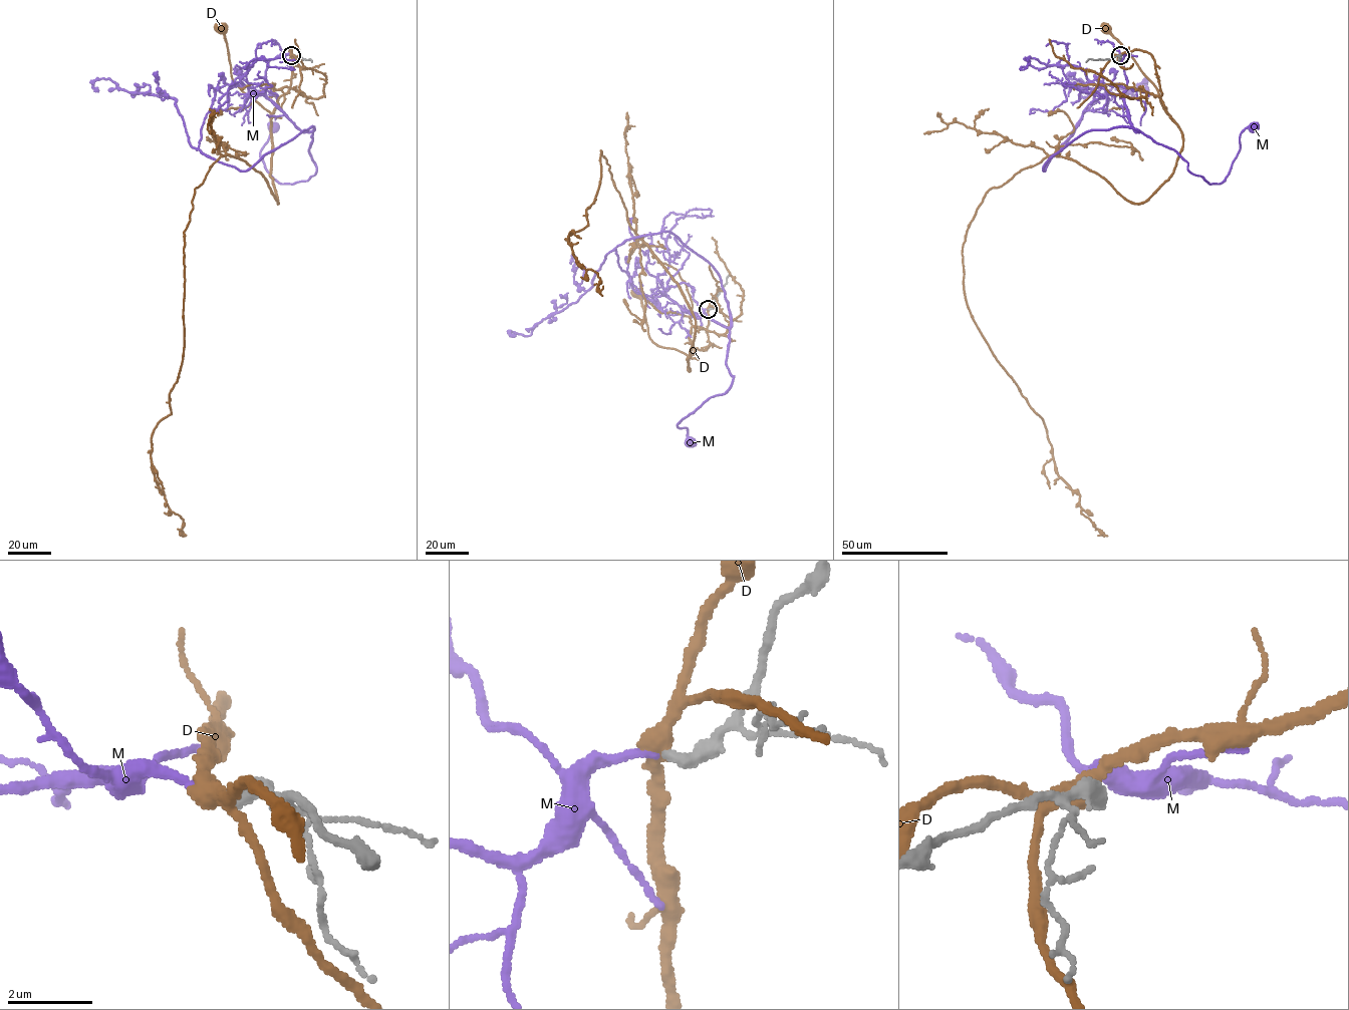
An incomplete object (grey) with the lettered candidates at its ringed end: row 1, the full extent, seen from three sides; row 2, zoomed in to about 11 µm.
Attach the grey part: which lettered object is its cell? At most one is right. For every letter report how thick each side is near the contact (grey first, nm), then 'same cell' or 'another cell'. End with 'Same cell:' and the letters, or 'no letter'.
D: calibres 400 and 400 nm; another cell
M: calibres 340 and 190 nm; same cell
Same cell: M

